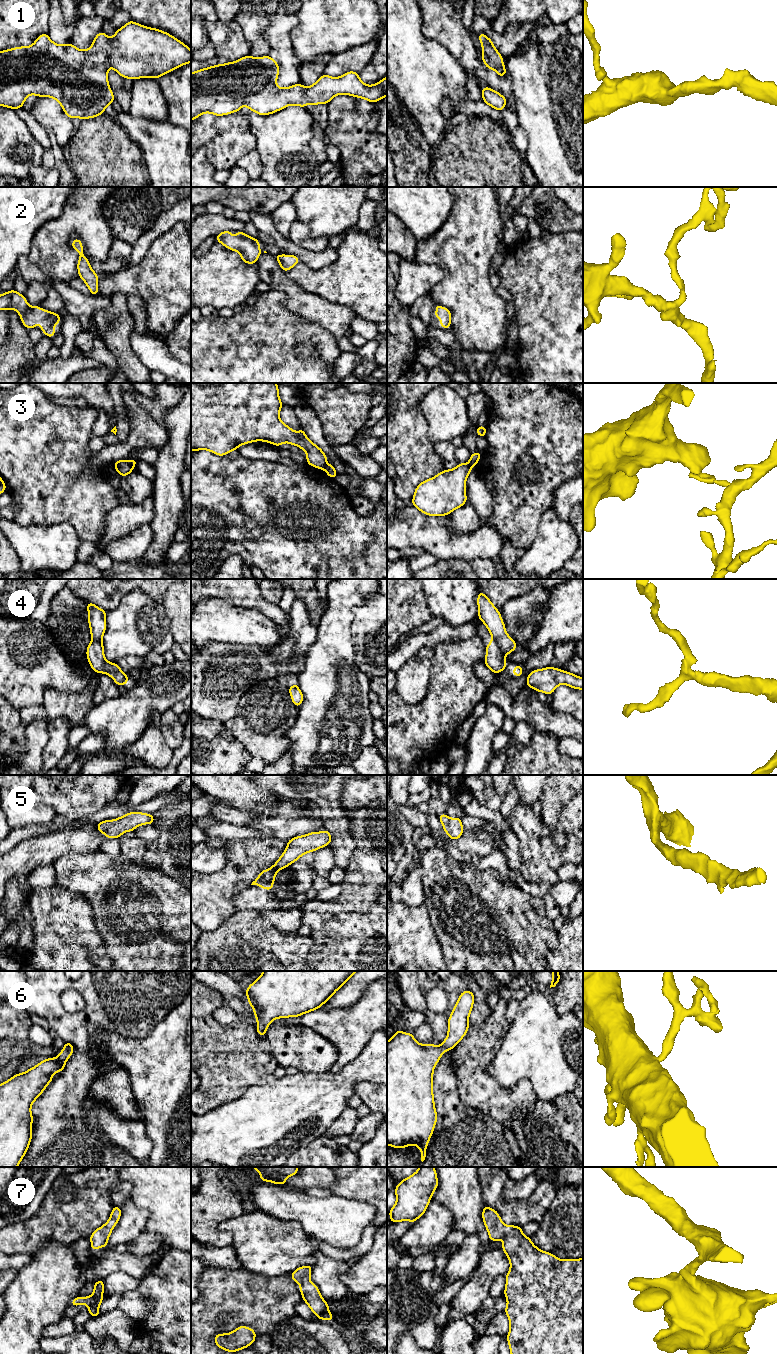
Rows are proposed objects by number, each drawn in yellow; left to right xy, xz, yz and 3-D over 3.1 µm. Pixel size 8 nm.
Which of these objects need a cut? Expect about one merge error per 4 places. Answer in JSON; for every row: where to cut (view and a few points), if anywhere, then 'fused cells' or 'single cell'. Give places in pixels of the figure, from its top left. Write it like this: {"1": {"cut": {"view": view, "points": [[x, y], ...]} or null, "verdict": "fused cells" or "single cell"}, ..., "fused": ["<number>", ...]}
{"1": {"cut": null, "verdict": "single cell"}, "2": {"cut": null, "verdict": "single cell"}, "3": {"cut": {"view": "xz", "points": [[328, 464], [323, 468]]}, "verdict": "fused cells"}, "4": {"cut": {"view": "yz", "points": [[492, 635], [504, 656]]}, "verdict": "fused cells"}, "5": {"cut": null, "verdict": "single cell"}, "6": {"cut": null, "verdict": "single cell"}, "7": {"cut": null, "verdict": "single cell"}, "fused": ["3", "4"]}

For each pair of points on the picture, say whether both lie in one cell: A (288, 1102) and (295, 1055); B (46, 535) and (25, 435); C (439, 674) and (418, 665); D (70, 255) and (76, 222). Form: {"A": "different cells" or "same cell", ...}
{"A": "different cells", "B": "different cells", "C": "different cells", "D": "same cell"}

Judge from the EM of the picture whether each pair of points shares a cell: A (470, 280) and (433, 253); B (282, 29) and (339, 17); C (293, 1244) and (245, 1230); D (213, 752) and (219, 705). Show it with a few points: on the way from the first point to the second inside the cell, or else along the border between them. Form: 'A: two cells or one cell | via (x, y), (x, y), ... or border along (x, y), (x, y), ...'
A: one cell | via (461, 271), (442, 253)
B: two cells | border along (297, 10), (297, 24), (290, 32), (293, 49)
C: one cell | via (281, 1244), (263, 1244), (257, 1238)
D: two cells | border along (201, 716), (207, 719), (215, 719), (223, 724)

